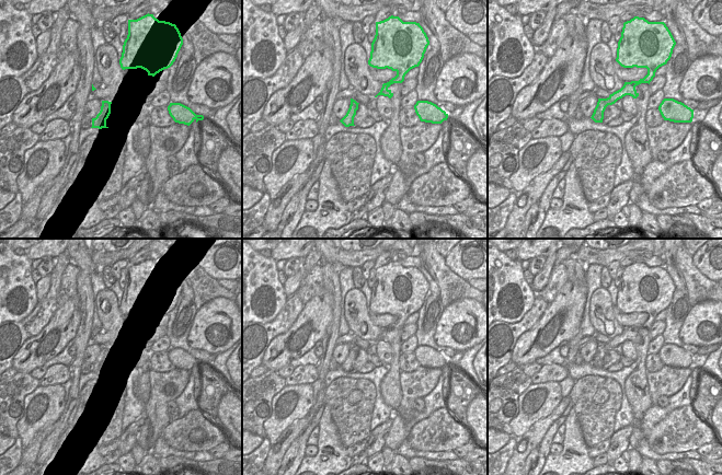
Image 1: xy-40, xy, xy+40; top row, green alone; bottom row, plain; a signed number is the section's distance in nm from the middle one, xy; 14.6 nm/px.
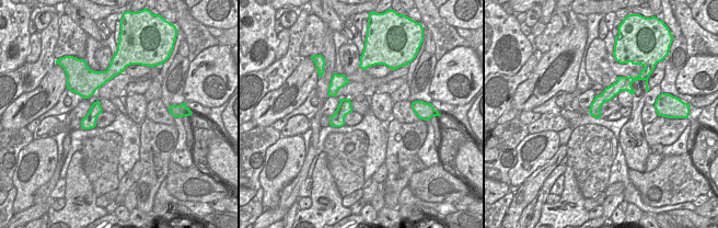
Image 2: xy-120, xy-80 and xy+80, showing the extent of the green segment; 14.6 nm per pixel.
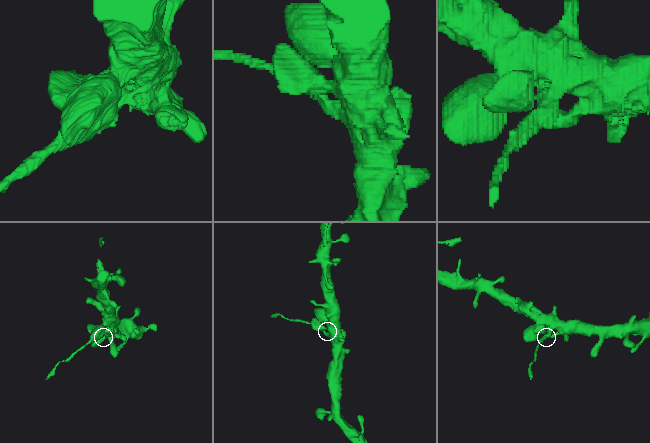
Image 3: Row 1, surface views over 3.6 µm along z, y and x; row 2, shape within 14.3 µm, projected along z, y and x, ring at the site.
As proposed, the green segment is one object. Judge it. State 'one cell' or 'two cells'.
two cells

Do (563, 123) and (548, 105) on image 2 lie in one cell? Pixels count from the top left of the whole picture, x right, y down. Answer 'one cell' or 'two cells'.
two cells

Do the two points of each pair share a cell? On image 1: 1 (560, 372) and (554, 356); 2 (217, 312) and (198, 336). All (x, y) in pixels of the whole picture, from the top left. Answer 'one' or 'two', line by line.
1: two
2: one

